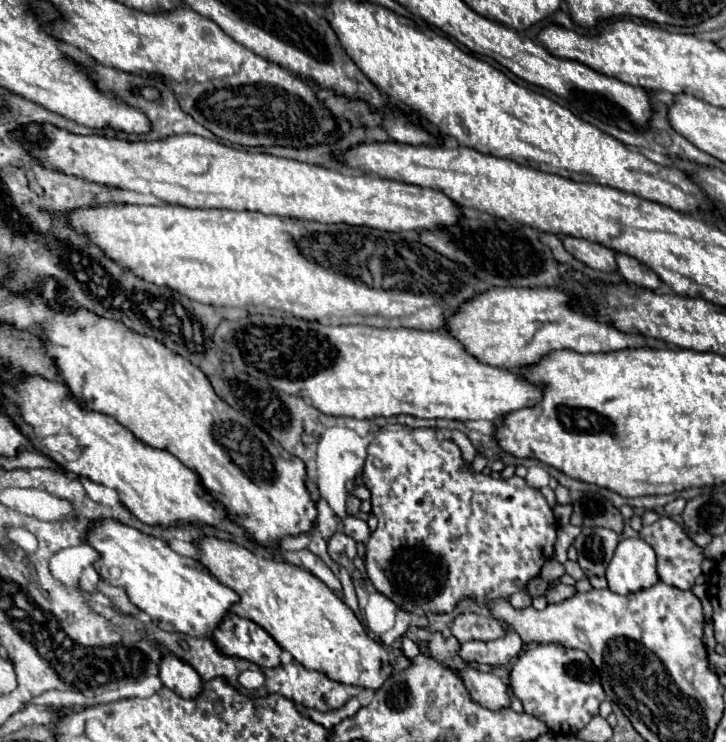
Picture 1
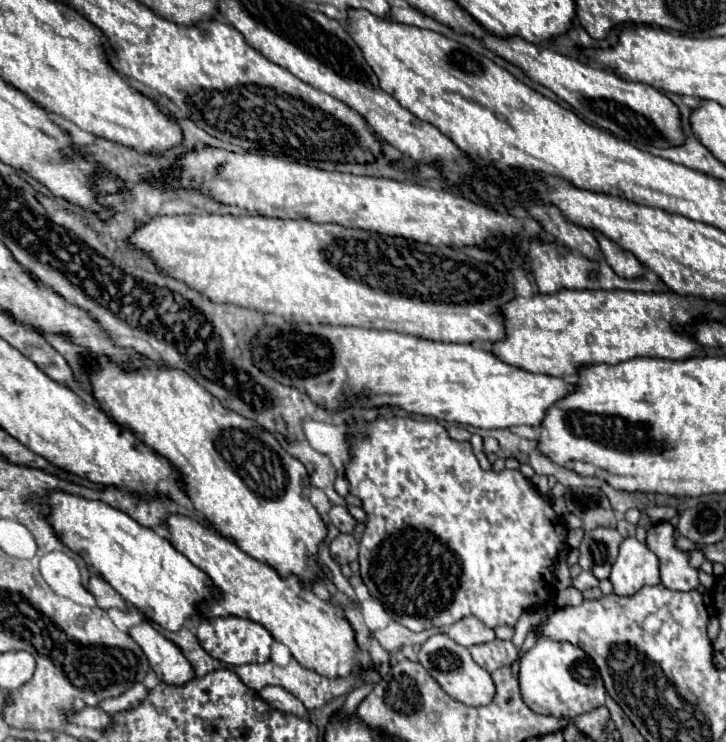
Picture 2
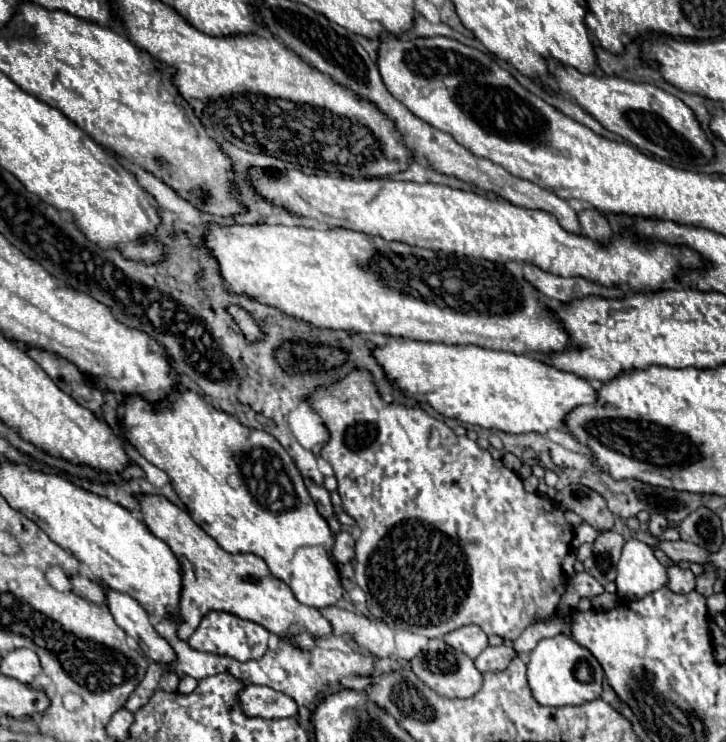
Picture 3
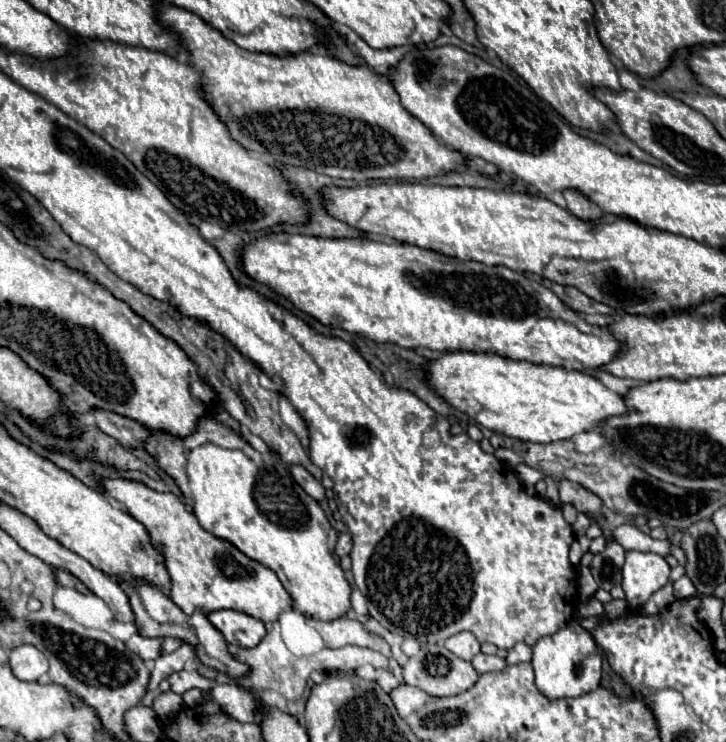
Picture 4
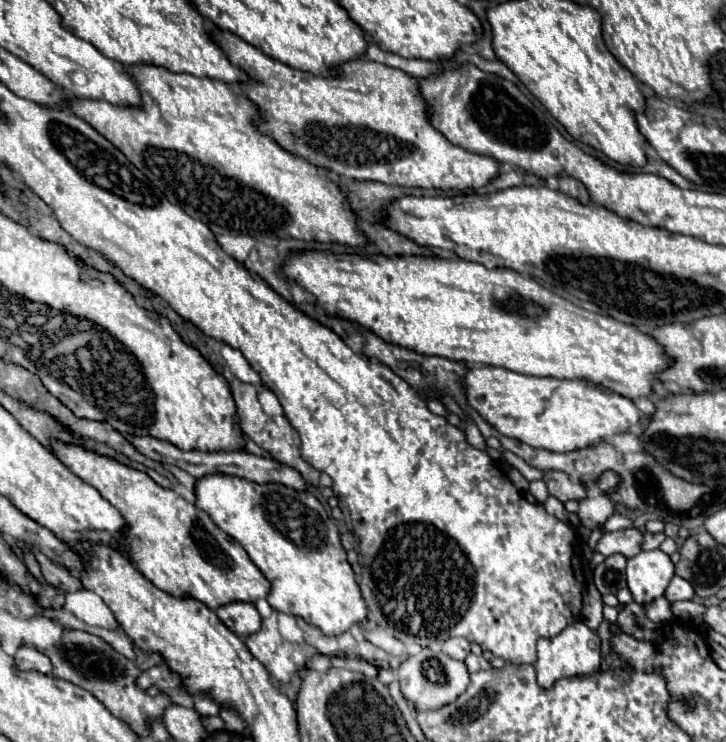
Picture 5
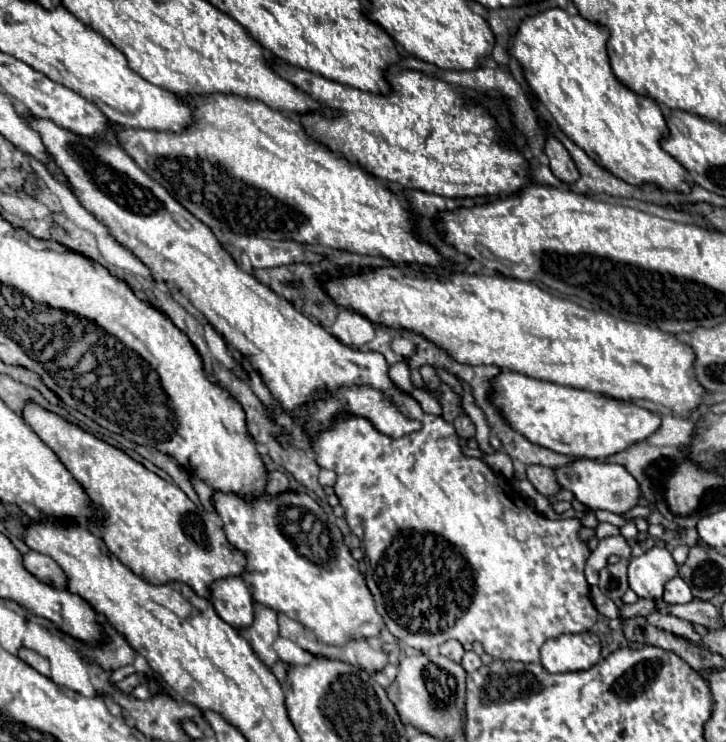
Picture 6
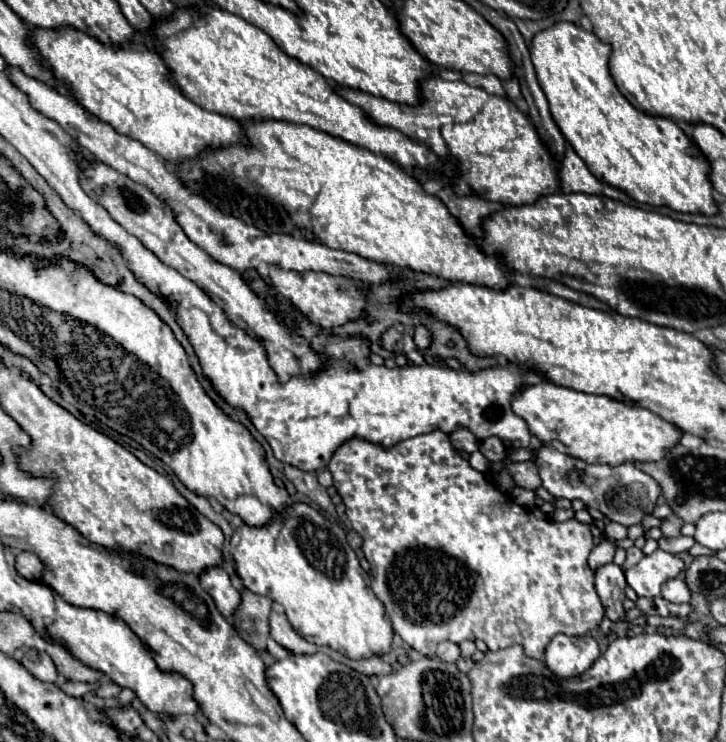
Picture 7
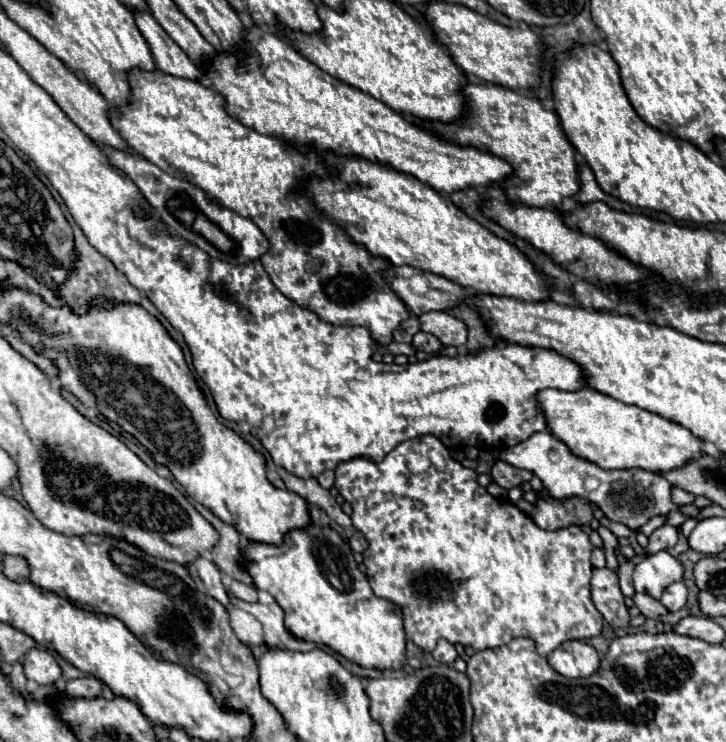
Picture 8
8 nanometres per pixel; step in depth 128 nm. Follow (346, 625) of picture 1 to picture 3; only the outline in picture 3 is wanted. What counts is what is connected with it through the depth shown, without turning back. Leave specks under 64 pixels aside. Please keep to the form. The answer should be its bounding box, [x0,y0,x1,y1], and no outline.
[142,496,332,642]

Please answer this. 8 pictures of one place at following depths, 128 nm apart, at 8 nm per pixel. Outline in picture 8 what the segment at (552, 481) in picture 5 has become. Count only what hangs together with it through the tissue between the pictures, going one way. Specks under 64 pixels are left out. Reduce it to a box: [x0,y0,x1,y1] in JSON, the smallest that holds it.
[492,460,532,488]

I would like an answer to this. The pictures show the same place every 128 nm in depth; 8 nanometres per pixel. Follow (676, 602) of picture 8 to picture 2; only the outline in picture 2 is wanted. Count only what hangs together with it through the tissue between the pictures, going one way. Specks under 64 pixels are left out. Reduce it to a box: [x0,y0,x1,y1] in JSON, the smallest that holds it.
[646,522,698,590]

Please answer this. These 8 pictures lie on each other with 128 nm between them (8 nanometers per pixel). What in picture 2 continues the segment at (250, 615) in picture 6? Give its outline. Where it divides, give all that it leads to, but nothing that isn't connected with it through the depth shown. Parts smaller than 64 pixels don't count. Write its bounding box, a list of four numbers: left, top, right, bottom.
[196,616,274,664]

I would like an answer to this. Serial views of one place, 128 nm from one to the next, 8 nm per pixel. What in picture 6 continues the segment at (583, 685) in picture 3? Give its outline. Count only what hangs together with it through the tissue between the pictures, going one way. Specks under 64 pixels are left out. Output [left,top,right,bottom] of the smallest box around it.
[540,632,601,674]

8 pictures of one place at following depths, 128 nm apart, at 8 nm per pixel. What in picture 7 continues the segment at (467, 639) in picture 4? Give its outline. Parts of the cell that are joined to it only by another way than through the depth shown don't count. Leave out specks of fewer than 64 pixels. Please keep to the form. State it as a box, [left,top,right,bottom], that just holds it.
[436,642,460,664]

